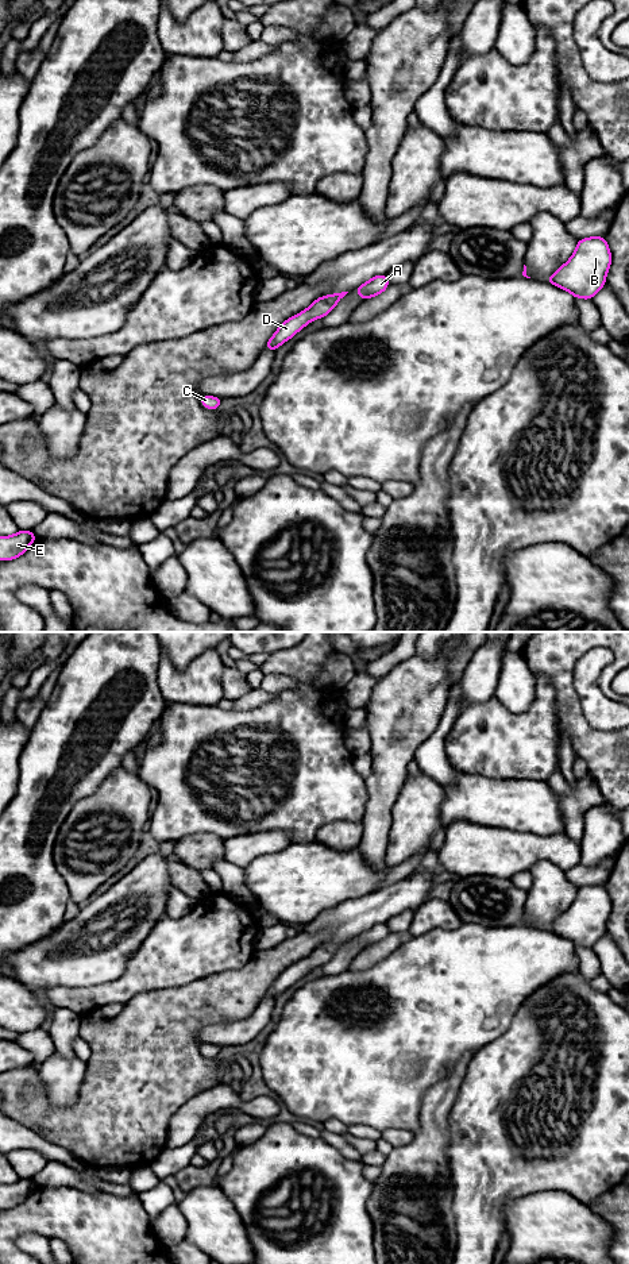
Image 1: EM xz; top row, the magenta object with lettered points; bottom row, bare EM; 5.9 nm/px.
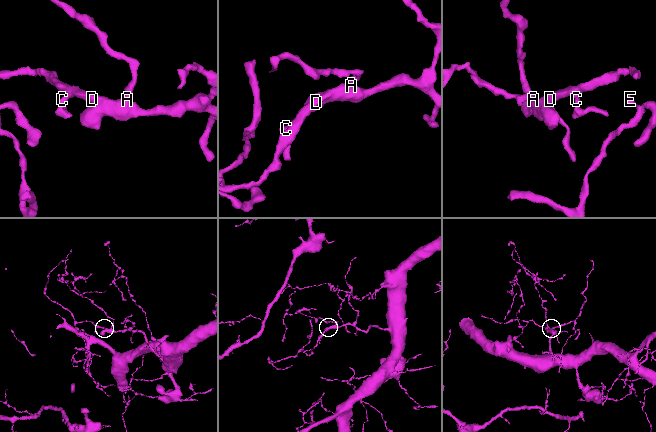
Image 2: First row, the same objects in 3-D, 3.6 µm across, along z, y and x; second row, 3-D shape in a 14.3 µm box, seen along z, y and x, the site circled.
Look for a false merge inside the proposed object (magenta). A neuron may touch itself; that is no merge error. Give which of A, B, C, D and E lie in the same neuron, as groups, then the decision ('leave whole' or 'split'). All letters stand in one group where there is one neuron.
A B C D E | leave whole

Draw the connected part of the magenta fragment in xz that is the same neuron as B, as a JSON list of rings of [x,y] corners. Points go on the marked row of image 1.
[[[605,236],[578,240],[571,258],[547,280],[575,298],[593,300],[606,285],[606,274],[611,266],[611,253]]]

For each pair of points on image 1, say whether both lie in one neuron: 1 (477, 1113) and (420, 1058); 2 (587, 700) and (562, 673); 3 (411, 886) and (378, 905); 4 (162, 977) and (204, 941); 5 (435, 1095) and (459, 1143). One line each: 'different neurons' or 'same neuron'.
1: different neurons
2: different neurons
3: same neuron
4: same neuron
5: different neurons

